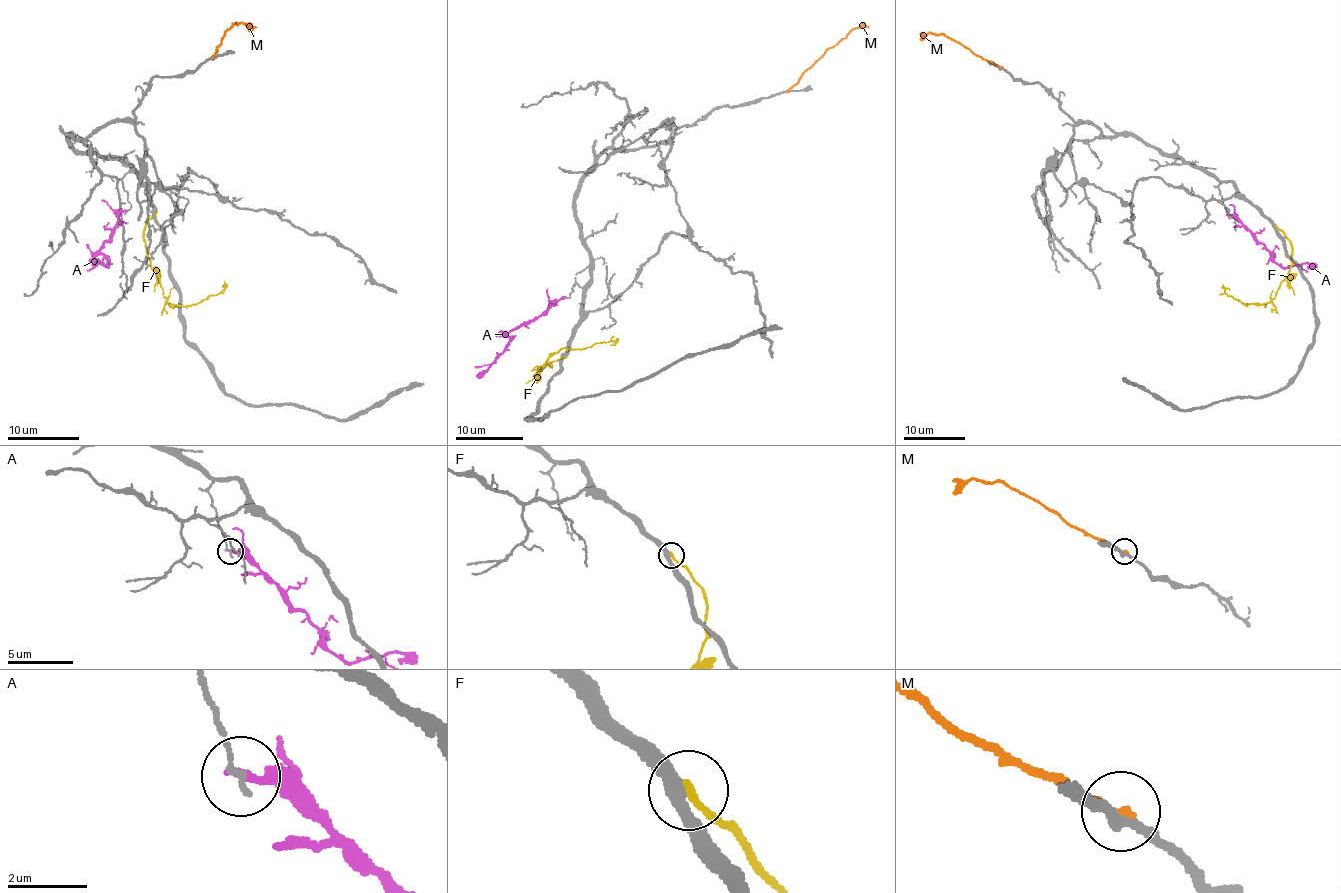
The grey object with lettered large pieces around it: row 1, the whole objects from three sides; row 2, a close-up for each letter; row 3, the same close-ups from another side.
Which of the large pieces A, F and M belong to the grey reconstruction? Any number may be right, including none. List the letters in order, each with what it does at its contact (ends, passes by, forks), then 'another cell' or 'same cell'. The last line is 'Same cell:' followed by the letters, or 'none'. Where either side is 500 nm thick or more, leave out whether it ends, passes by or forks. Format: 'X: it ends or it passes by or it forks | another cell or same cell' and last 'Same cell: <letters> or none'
A: it ends | another cell
F: it ends | another cell
M: it ends | another cell
Same cell: none

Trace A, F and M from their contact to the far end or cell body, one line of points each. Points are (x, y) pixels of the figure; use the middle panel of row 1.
A: (563, 298), (507, 334), (509, 340), (503, 350), (476, 376)
F: (565, 357), (534, 374), (538, 375), (547, 360), (565, 347), (585, 349), (596, 342), (614, 342), (610, 345)
M: (787, 91), (802, 72), (856, 27), (869, 27)

